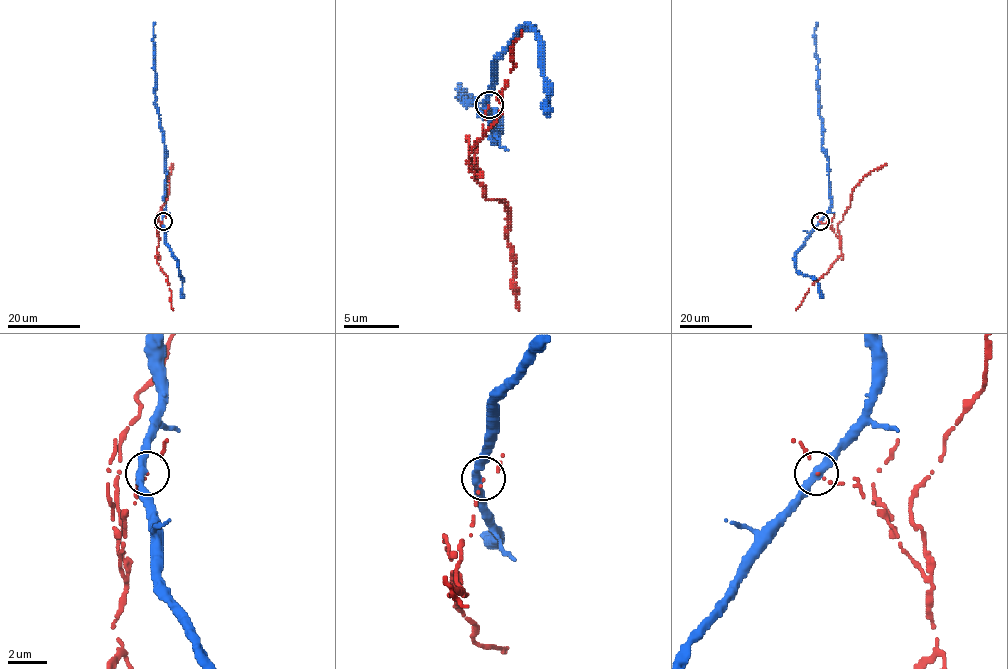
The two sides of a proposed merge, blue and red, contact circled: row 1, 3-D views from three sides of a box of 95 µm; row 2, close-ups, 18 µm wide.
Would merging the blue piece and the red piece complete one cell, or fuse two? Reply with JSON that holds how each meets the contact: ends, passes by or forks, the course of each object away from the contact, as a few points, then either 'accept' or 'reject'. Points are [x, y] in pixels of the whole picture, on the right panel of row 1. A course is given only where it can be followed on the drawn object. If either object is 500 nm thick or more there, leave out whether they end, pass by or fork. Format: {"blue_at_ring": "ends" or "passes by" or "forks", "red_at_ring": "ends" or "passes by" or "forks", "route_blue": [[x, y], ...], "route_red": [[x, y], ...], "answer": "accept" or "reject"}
{"blue_at_ring": "passes by", "red_at_ring": "passes by", "route_blue": [[820, 221], [830, 206], [830, 187], [816, 81], [818, 57], [814, 27], [817, 22]], "route_red": [[820, 221], [827, 224], [839, 238], [837, 225], [851, 205], [852, 191], [864, 176], [887, 164]], "answer": "reject"}

